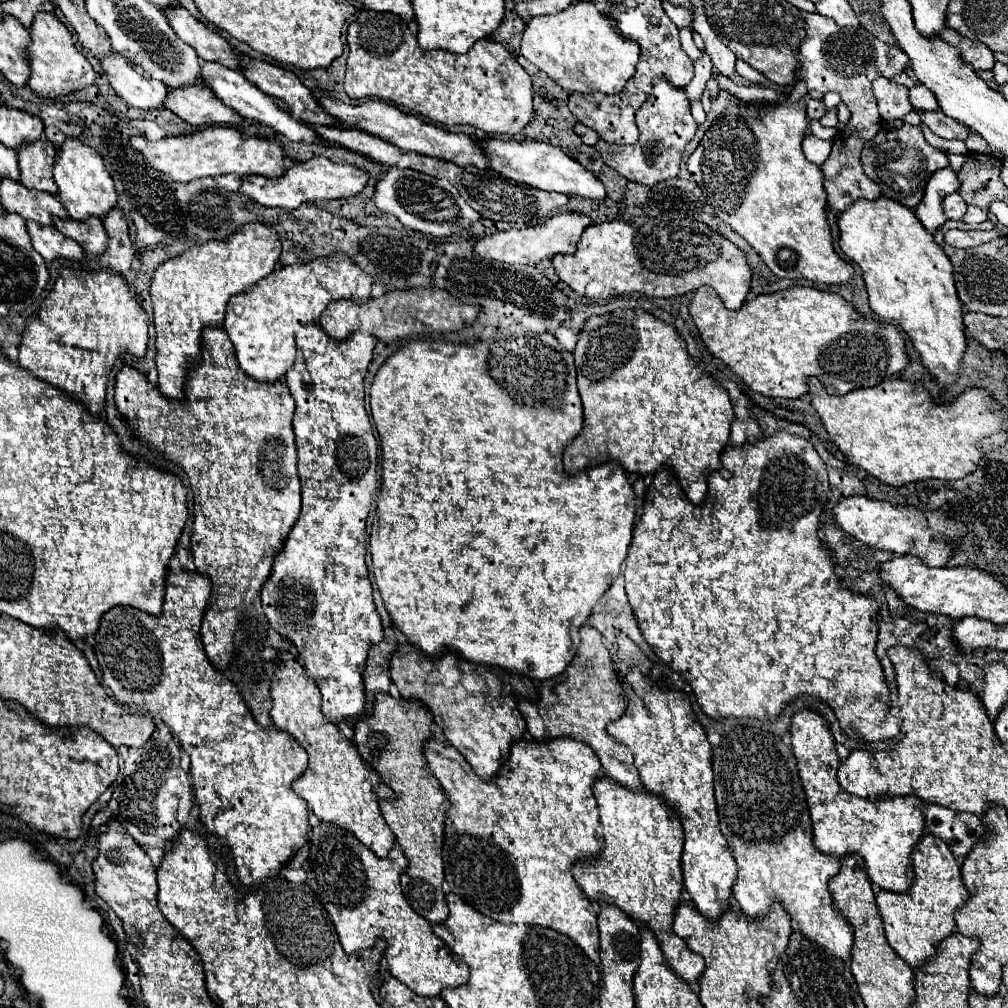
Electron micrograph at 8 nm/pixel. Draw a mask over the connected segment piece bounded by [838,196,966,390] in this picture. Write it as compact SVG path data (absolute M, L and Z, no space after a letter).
M880 196L876 202L860 200L838 218L840 248L862 268L874 314L896 322L918 350L922 366L936 378L940 390L948 390L960 376L966 350L964 312L954 288L952 264L930 232L920 226L912 210Z

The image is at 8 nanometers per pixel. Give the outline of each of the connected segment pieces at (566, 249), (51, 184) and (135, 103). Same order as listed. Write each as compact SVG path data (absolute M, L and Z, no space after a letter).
M558 214L558 216L552 216L546 224L540 224L534 228L506 230L506 232L496 232L492 236L484 236L482 240L476 242L474 250L484 260L498 260L504 264L522 264L522 266L536 264L556 254L574 254L576 244L588 224L592 224L590 218L584 218L582 214Z
M34 142L32 146L24 146L24 150L18 150L18 162L20 162L20 176L22 184L28 190L44 190L50 194L58 192L58 186L52 178L56 160L56 148L50 142Z
M112 52L102 60L102 68L116 90L116 94L132 108L140 110L164 110L168 100L168 88L154 78L144 78L138 66L132 66L126 58Z

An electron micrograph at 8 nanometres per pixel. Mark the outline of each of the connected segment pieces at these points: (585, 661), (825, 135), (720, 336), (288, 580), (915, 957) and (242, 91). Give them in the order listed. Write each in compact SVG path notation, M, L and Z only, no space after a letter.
M586 624L580 628L580 638L582 642L570 666L560 676L544 680L540 684L540 698L534 704L534 710L528 710L524 714L528 732L538 742L548 742L562 736L586 742L598 754L608 778L612 778L626 790L638 790L642 782L638 778L638 770L632 764L632 752L612 740L606 732L606 726L618 720L628 708L622 680L612 664L608 646L602 642L602 634Z
M812 120L810 122L811 132L818 138L823 140L832 140L836 134L838 134L838 128L823 127L819 120Z
M702 286L694 292L688 310L706 350L720 358L722 364L726 364L738 378L742 378L750 390L768 398L798 398L806 394L808 376L816 376L828 394L846 394L856 388L876 386L900 374L900 370L908 364L904 338L896 326L864 318L842 296L808 286L756 296L746 300L744 306L734 312L726 310L710 286Z
M308 324L302 326L296 332L296 362L292 366L292 370L286 374L286 384L290 388L290 394L296 402L296 414L294 414L294 436L296 436L296 448L298 448L298 476L300 476L300 484L302 484L302 512L300 518L296 522L296 526L292 528L292 534L288 534L288 542L284 542L284 550L276 556L274 562L274 570L272 570L272 580L268 580L264 584L262 590L262 608L264 614L268 618L268 622L272 624L272 628L282 634L284 638L292 640L300 652L300 656L304 658L304 668L308 670L310 678L316 682L316 686L320 688L322 694L322 714L326 716L328 722L338 724L340 720L352 720L360 714L364 714L366 710L366 692L364 692L364 680L362 680L362 672L366 668L366 658L368 658L368 650L376 644L382 642L384 638L384 628L380 624L380 616L374 608L372 602L372 584L368 578L368 568L364 562L366 556L366 518L370 514L370 506L372 506L372 498L376 494L376 468L378 468L378 444L364 408L364 378L372 360L372 350L376 346L376 338L372 338L370 334L352 334L352 338L344 340L344 342L332 342L320 328L318 324Z
M926 834L912 852L912 864L916 878L910 890L904 894L878 892L876 902L884 920L884 930L890 946L912 968L918 968L924 966L924 962L928 962L932 956L936 956L940 940L948 938L954 932L954 914L970 898L970 894L962 884L958 862L940 838Z
M204 62L202 66L202 78L206 82L206 86L210 86L216 96L222 100L222 102L228 102L228 106L232 106L242 118L250 118L250 120L256 120L264 126L270 126L274 132L290 138L292 142L304 142L304 144L318 144L318 146L330 146L330 148L340 148L340 144L334 144L334 142L328 142L324 140L320 134L316 134L310 126L294 120L286 110L278 108L276 102L264 94L258 86L254 86L252 82L248 82L244 78L244 74L236 72L236 70L230 70L230 68L224 68L220 64L214 64L214 62Z

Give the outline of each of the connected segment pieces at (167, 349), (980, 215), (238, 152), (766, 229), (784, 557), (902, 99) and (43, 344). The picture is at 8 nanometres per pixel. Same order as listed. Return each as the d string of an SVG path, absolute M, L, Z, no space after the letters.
M260 222L244 226L238 234L224 242L208 242L188 250L184 256L162 262L150 284L156 326L156 366L158 390L166 400L184 402L186 376L194 366L200 366L200 338L208 326L222 328L226 304L232 296L248 292L256 282L276 270L280 258L280 236L272 226Z
M970 206L970 212L968 212L962 220L964 220L966 224L980 224L980 222L988 220L988 216L986 216L984 210L980 210L980 208L976 208L976 206Z
M208 126L190 136L166 136L158 142L150 142L142 136L132 136L130 146L138 150L154 170L166 174L174 182L190 182L204 176L214 178L220 174L238 174L242 178L250 174L260 174L272 178L280 176L286 170L284 154L278 142L246 136L228 126Z
M798 78L794 90L788 94L784 104L728 106L726 112L708 128L700 146L690 154L690 158L686 160L686 168L702 192L716 190L716 196L744 196L744 200L740 200L736 214L720 214L720 218L726 224L730 224L760 254L760 258L776 276L790 280L810 280L814 284L820 282L820 284L844 286L852 280L854 268L846 260L842 260L832 248L832 232L826 218L828 194L824 190L824 174L816 164L808 162L802 152L802 138L808 128L804 96L806 96L806 86Z
M778 432L756 444L744 444L742 448L728 446L722 452L720 470L708 476L708 494L704 504L700 506L694 506L692 502L688 502L686 494L680 490L680 484L676 482L676 476L670 468L660 468L660 472L654 474L652 486L648 488L644 498L642 518L636 524L632 534L632 544L630 544L626 566L624 566L626 594L636 614L642 636L646 638L654 654L692 686L696 702L700 704L702 712L710 720L720 722L728 716L736 716L736 718L756 718L756 720L774 722L794 698L812 696L824 702L826 706L830 706L830 710L836 714L840 722L842 732L848 738L864 740L864 742L882 742L899 734L900 719L895 715L898 708L891 708L888 705L888 686L884 682L882 666L874 654L876 636L878 636L878 604L868 596L860 596L840 588L838 576L834 574L834 568L830 564L828 550L822 546L818 538L822 504L826 504L828 492L830 488L828 488L826 466L816 454L816 450L812 448L812 444L788 432Z
M878 78L874 82L874 96L878 100L878 110L884 122L902 120L912 110L908 102L908 88L896 84L894 80Z
M60 270L52 292L22 334L18 366L82 402L90 414L100 416L104 408L108 376L120 356L146 356L148 318L130 296L126 282L112 272Z

